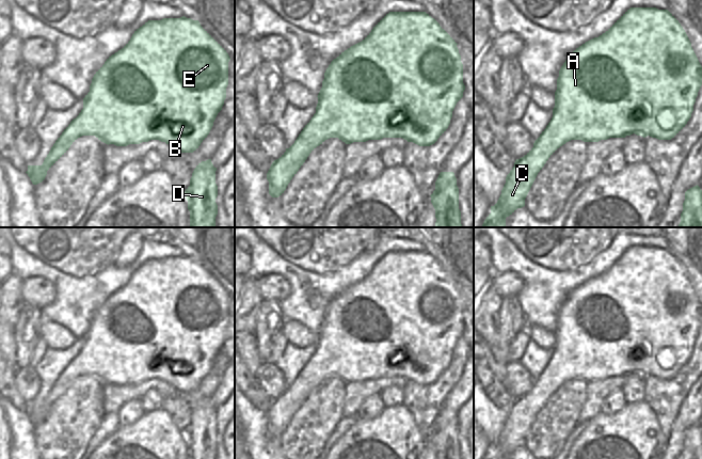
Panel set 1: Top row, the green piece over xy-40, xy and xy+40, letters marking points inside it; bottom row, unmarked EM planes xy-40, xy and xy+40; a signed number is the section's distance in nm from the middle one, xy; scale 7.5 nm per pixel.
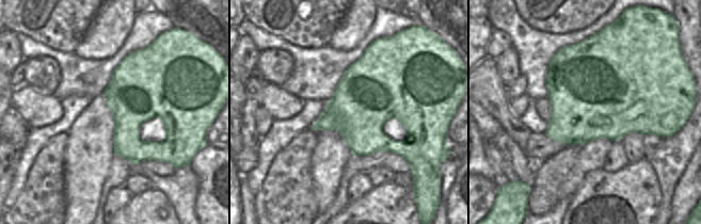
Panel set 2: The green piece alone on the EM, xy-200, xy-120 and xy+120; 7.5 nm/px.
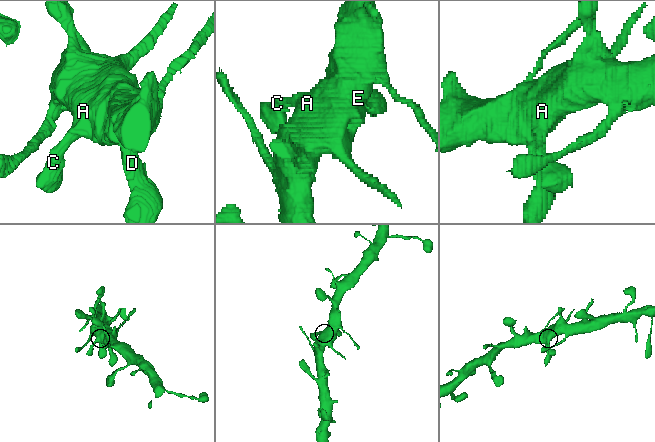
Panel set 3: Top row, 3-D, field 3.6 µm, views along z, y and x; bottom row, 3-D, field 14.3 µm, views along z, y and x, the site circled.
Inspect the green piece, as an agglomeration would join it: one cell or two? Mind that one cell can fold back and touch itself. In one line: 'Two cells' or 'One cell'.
One cell.

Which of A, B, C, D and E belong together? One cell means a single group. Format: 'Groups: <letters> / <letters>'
Groups: A B C D E.

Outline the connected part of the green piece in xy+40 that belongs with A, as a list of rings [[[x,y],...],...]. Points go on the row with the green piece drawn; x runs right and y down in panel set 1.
[[[631,7],[627,10],[605,33],[594,37],[570,53],[559,70],[557,79],[557,90],[555,92],[555,107],[553,117],[540,137],[535,141],[533,147],[522,158],[516,159],[514,167],[506,177],[506,184],[501,194],[494,206],[491,206],[491,213],[486,217],[481,227],[506,227],[506,218],[512,215],[517,208],[525,206],[525,199],[538,175],[548,158],[563,144],[571,140],[581,140],[584,142],[599,142],[609,138],[625,138],[633,133],[643,138],[650,136],[658,140],[671,140],[687,124],[693,111],[693,105],[698,92],[702,85],[702,66],[691,47],[691,43],[679,22],[679,20],[668,11],[656,7]]]

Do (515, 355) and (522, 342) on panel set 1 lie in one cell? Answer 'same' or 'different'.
same

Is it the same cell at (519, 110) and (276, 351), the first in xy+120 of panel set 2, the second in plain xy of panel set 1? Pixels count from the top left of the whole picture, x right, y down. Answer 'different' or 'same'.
same

